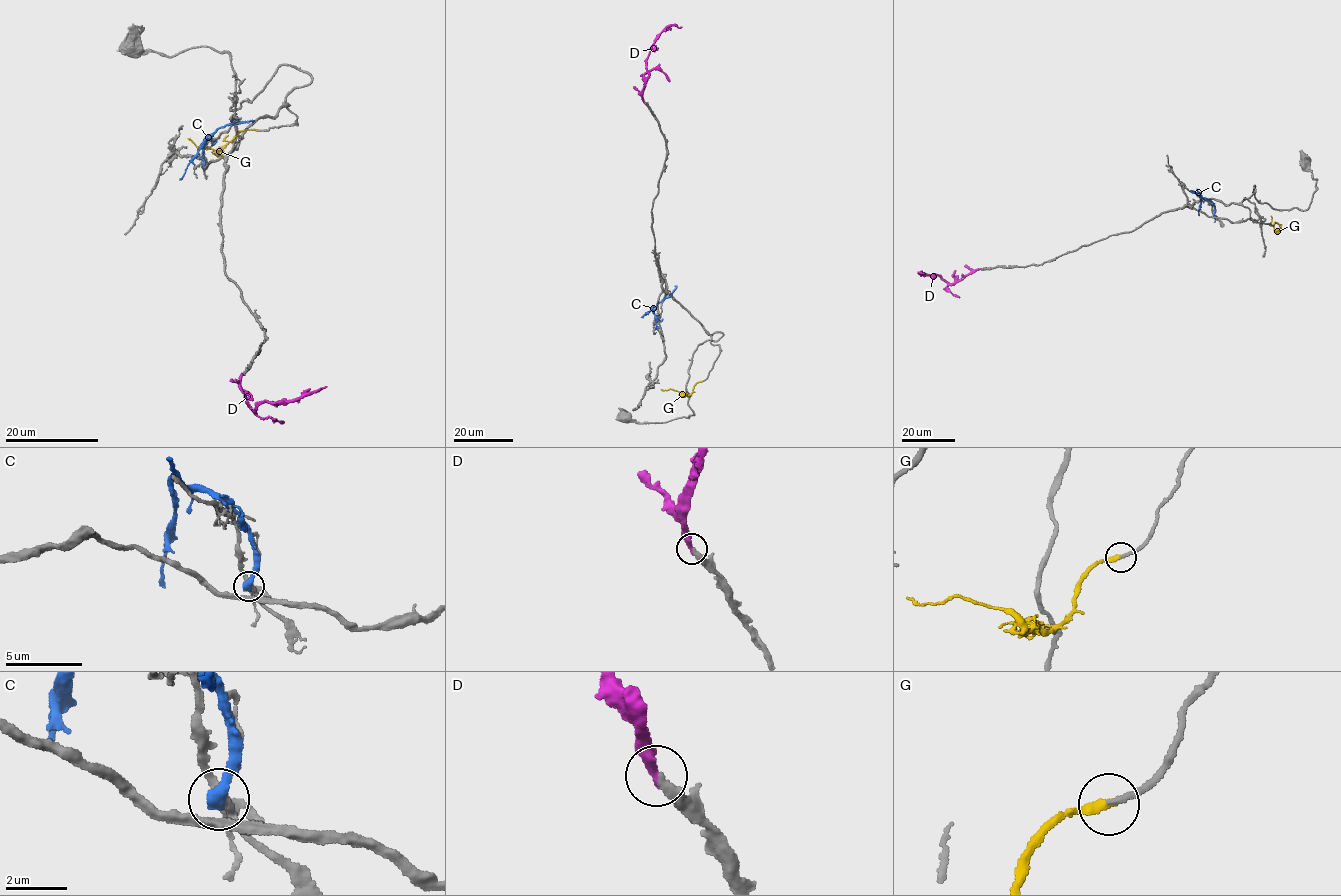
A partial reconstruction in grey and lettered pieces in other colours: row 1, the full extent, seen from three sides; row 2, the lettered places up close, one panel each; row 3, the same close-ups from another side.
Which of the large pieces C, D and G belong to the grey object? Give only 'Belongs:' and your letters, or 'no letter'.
Belongs: G

